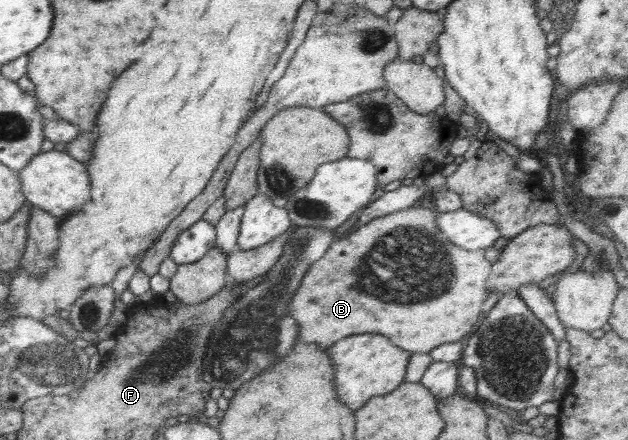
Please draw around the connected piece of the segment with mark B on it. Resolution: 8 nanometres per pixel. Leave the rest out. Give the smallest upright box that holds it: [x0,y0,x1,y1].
[290,204,491,354]

